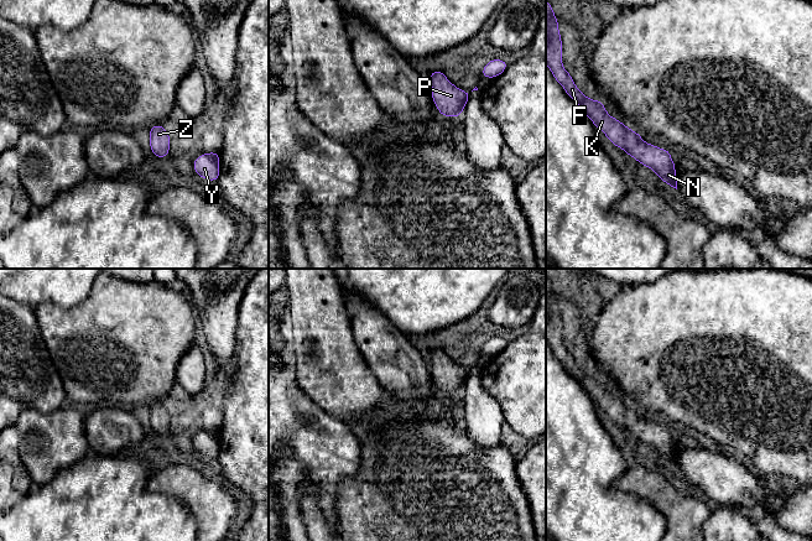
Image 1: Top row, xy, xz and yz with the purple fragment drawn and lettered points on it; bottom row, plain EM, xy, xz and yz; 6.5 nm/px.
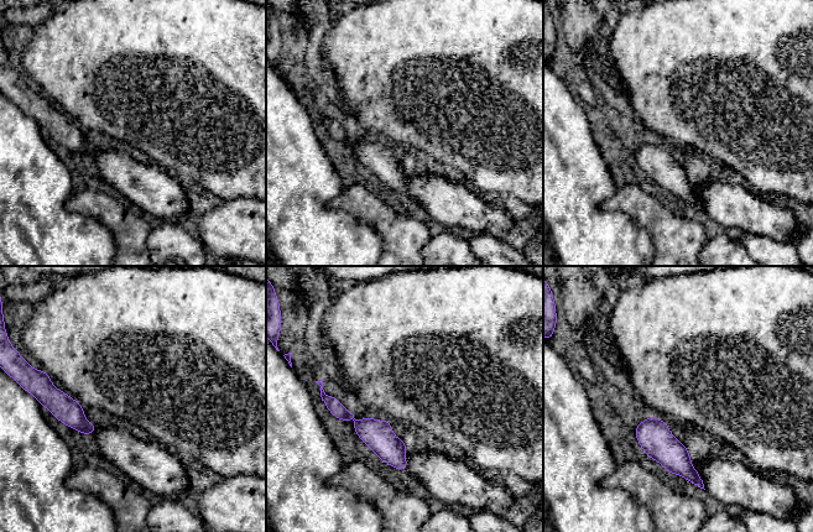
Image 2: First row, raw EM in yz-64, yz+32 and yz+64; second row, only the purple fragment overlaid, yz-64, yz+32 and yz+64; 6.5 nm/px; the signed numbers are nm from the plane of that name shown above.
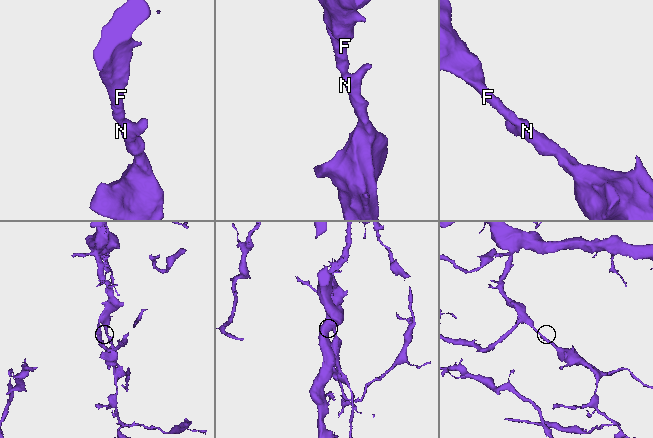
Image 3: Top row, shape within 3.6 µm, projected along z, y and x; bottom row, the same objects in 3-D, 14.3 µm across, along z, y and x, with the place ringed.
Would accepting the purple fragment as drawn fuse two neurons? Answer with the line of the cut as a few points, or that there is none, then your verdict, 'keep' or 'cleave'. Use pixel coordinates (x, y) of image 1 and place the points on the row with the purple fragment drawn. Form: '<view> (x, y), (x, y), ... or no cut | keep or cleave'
no cut | keep

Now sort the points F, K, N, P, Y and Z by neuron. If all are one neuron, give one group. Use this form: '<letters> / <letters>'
F K N P Y Z

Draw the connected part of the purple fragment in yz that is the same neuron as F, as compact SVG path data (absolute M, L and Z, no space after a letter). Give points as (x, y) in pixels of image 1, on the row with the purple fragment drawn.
M546 0L546 66L551 69L555 79L611 144L624 150L641 165L655 171L662 182L677 189L676 163L671 158L670 150L646 144L640 134L626 128L618 119L611 118L602 100L587 98L576 87L569 72L563 68L562 50L558 20L553 14L552 6Z

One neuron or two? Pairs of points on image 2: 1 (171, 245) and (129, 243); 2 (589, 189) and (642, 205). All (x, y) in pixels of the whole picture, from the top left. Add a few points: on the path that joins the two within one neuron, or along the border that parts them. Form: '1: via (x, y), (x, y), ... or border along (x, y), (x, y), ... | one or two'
1: border along (151, 229), (147, 236), (149, 253) | two
2: border along (599, 203), (603, 210), (621, 210), (630, 218) | two

